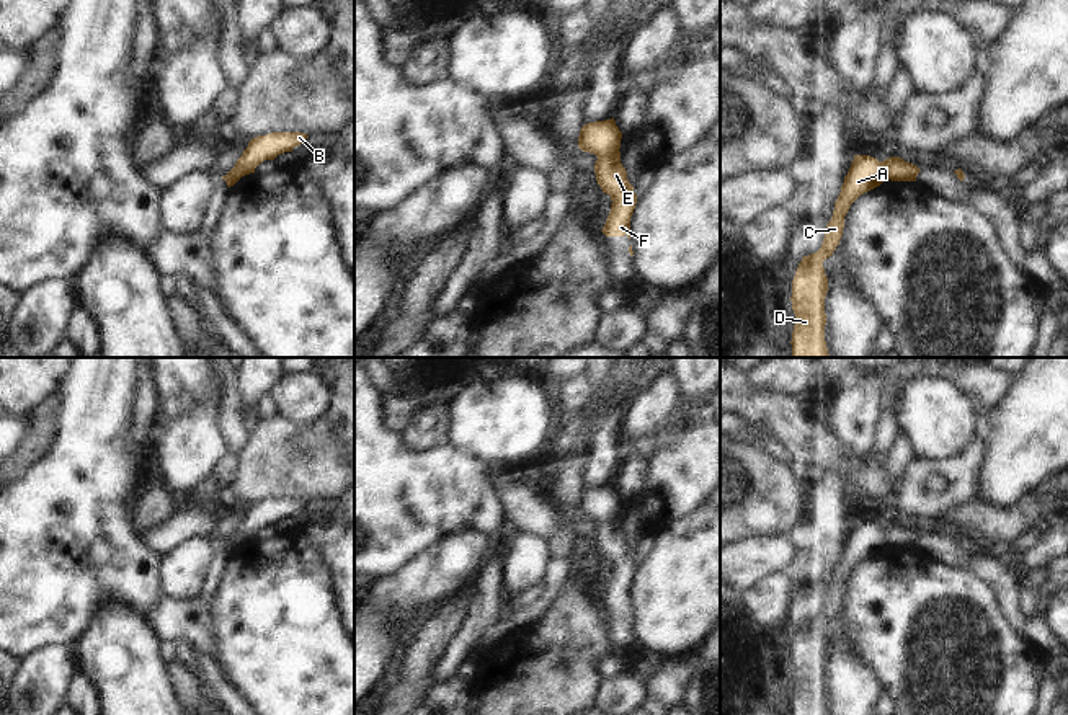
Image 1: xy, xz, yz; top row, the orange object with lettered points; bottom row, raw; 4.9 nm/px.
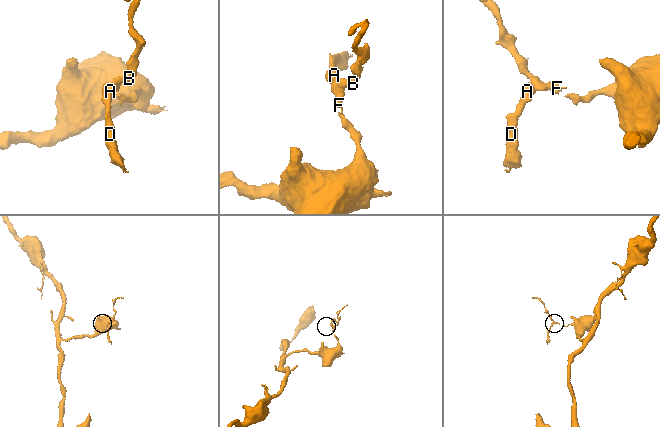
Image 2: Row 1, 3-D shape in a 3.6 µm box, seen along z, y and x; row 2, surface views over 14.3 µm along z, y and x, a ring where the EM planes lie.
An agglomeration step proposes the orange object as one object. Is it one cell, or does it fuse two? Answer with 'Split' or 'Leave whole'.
Split.

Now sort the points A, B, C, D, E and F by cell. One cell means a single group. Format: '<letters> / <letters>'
A C D / B E F

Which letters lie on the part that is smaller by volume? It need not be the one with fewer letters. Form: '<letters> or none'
A, C, D

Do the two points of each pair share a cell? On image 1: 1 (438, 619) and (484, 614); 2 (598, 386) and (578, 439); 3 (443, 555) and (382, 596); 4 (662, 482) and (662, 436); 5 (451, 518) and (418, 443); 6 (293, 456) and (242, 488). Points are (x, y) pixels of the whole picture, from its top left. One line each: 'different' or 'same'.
1: different
2: different
3: same
4: different
5: different
6: same

